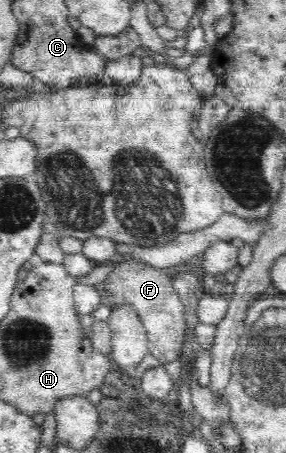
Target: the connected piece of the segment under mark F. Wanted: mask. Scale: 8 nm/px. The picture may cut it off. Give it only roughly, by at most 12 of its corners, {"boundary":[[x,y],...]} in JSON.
{"boundary":[[139,261],[113,264],[103,294],[130,304],[148,353],[181,357],[185,309],[171,276]]}

